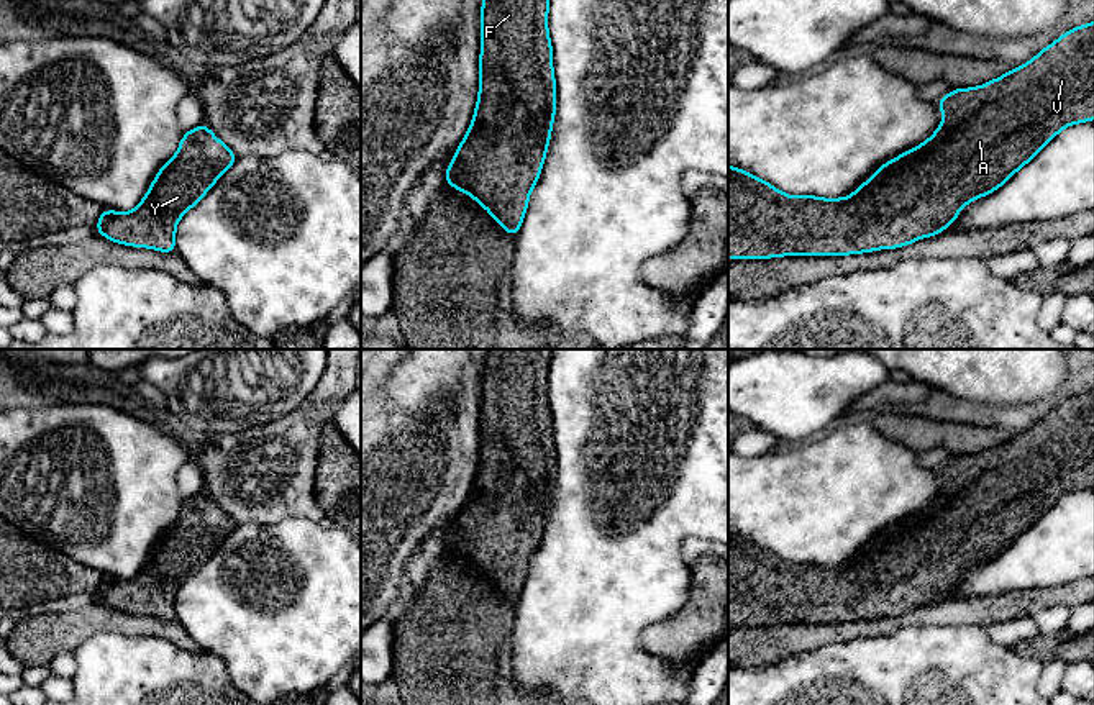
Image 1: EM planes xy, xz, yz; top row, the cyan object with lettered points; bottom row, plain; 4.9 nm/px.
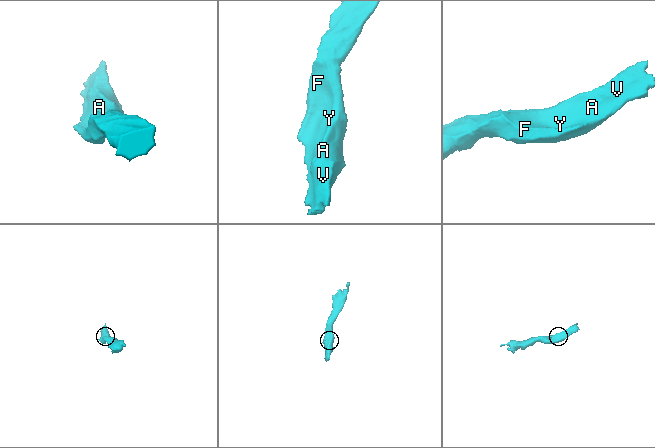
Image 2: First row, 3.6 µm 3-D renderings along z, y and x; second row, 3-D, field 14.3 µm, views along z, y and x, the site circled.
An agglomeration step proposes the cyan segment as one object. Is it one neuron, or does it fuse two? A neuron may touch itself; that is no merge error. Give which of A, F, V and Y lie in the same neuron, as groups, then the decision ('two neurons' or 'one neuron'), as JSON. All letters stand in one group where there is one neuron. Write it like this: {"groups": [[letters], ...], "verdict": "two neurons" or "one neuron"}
{"groups": [["A", "F", "V", "Y"]], "verdict": "one neuron"}

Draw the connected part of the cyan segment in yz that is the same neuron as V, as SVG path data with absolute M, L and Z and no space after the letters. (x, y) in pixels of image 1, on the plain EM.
M1094 389L1073 395L1027 431L984 453L955 456L937 467L943 477L938 497L920 513L881 533L846 566L792 564L753 541L728 533L728 625L846 623L896 616L940 602L955 590L963 572L1004 553L1030 530L1063 495L1094 487Z

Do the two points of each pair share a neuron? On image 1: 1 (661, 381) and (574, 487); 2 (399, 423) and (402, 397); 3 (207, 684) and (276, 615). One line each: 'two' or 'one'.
1: one
2: two
3: two

